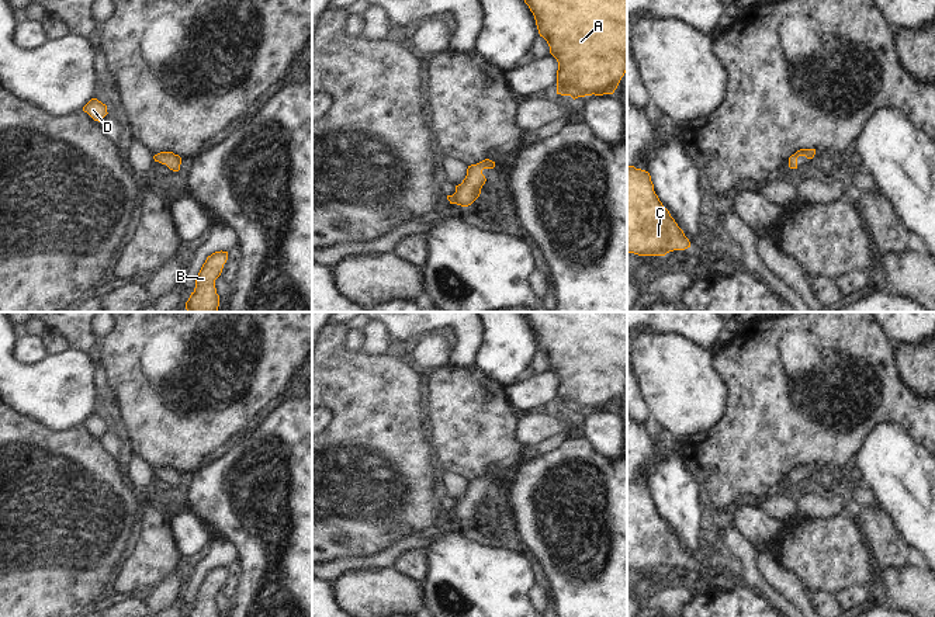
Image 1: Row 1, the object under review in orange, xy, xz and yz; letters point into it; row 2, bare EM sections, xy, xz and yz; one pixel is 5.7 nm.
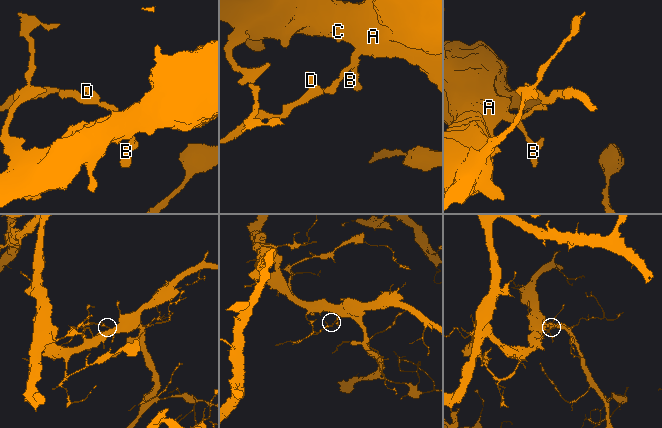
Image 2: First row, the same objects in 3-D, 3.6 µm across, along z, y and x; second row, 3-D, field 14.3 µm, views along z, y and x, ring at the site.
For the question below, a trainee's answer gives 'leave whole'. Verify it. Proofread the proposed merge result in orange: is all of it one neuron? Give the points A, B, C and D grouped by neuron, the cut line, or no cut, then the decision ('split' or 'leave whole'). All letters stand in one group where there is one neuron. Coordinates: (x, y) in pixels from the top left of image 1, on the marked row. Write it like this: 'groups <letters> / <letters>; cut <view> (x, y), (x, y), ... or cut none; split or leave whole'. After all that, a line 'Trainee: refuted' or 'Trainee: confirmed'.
groups A B C D; cut none; leave whole
Trainee: confirmed

